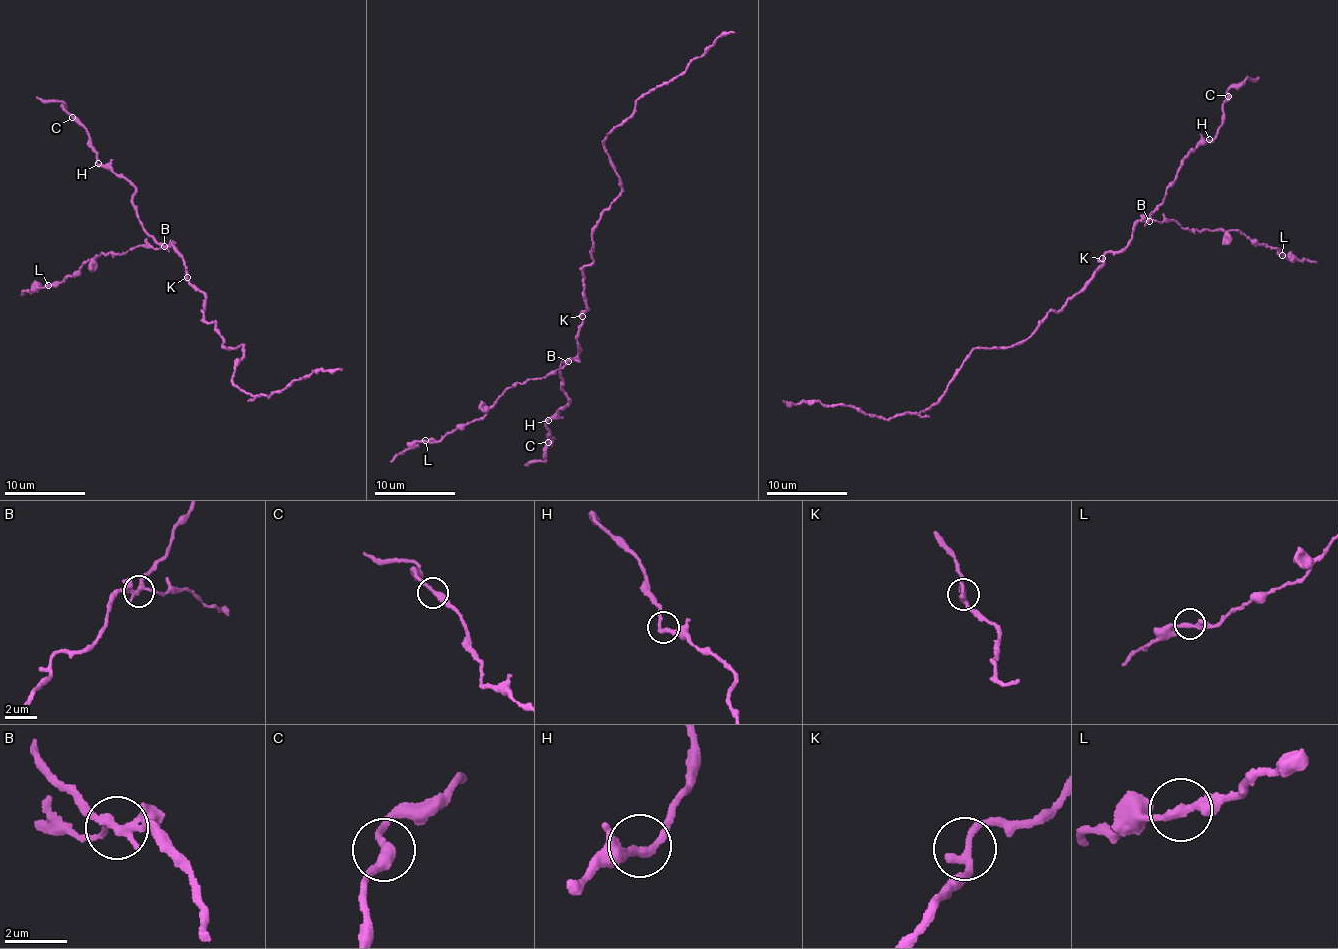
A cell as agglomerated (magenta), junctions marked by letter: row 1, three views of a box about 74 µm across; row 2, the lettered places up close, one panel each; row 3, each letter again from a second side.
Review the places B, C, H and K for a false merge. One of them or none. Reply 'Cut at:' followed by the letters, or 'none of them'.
Cut at: B

